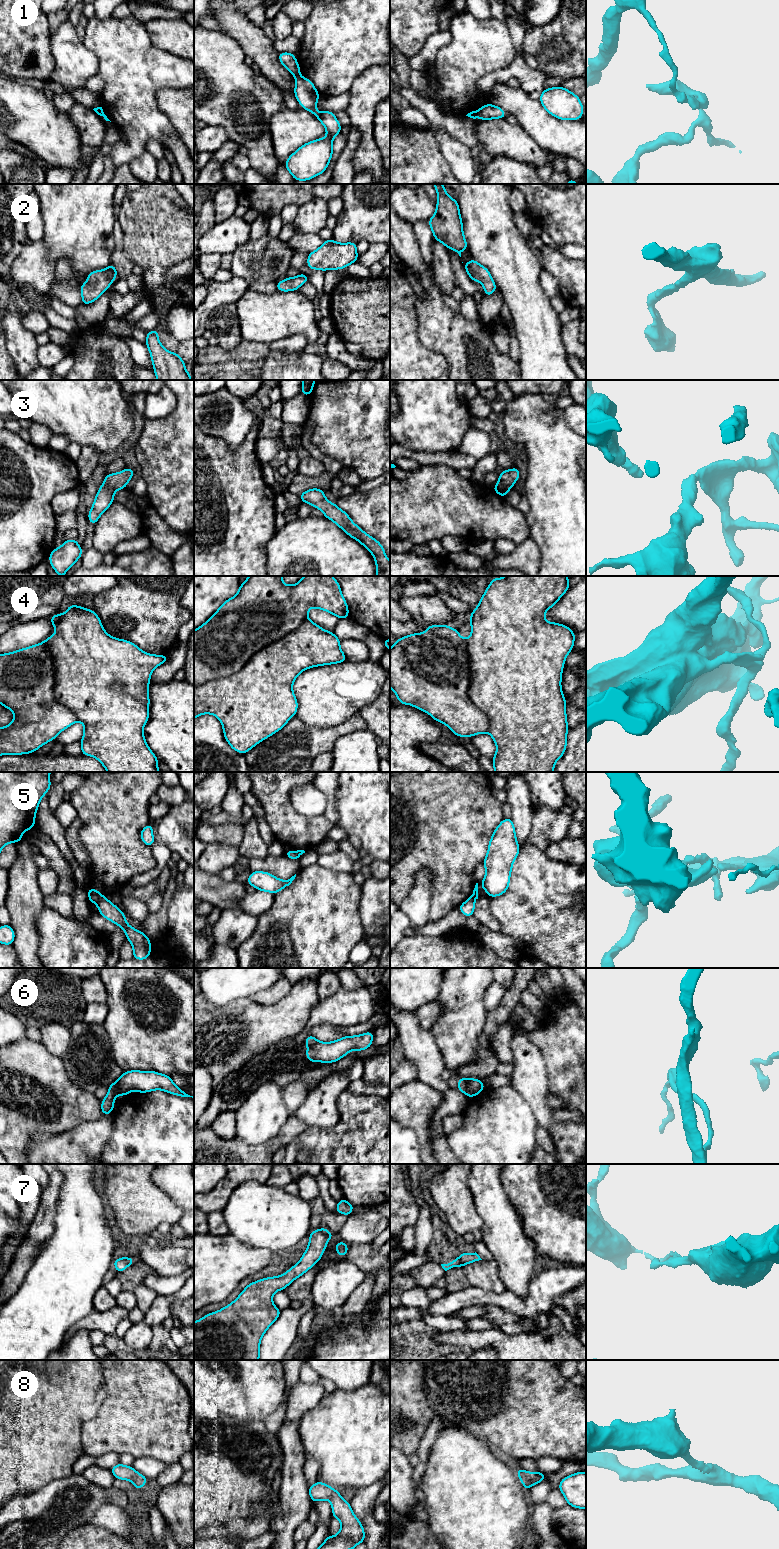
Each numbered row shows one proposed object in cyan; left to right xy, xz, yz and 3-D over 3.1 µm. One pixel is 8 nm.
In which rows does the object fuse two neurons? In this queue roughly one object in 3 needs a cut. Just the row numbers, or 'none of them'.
1, 4, 5, 6, 7

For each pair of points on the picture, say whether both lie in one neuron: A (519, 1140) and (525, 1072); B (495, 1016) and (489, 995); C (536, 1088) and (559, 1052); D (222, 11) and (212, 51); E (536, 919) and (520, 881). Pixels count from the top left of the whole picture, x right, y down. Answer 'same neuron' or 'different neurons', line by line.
A: different neurons
B: different neurons
C: different neurons
D: different neurons
E: same neuron

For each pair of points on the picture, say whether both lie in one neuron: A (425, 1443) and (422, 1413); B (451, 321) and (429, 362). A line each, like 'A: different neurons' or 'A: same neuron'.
A: different neurons
B: different neurons

